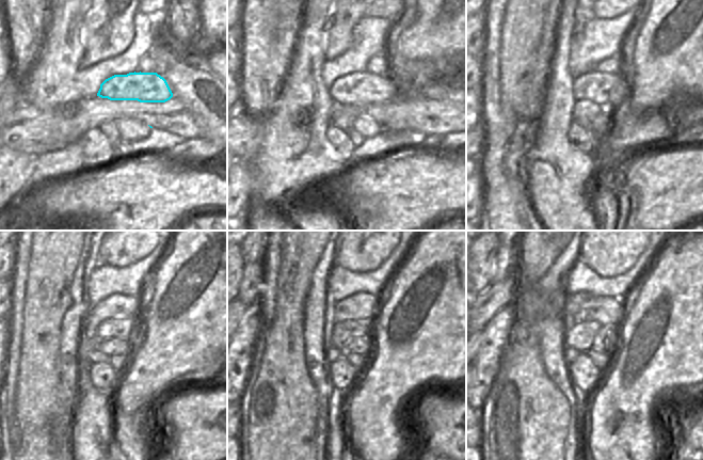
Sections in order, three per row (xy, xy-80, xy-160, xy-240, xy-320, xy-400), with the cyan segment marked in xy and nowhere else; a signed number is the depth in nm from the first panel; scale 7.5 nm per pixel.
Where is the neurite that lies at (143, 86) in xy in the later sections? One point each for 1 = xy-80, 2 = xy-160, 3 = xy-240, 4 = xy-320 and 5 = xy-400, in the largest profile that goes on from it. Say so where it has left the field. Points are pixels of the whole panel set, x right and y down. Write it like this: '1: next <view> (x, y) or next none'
1: next xy-80 (356, 89)
2: next xy-160 (595, 86)
3: next xy-240 (112, 328)
4: next xy-320 (342, 332)
5: next xy-400 (579, 337)

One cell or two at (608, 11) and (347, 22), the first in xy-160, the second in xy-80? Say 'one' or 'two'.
two

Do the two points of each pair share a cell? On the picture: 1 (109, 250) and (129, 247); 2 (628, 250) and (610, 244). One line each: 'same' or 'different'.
1: same
2: same

